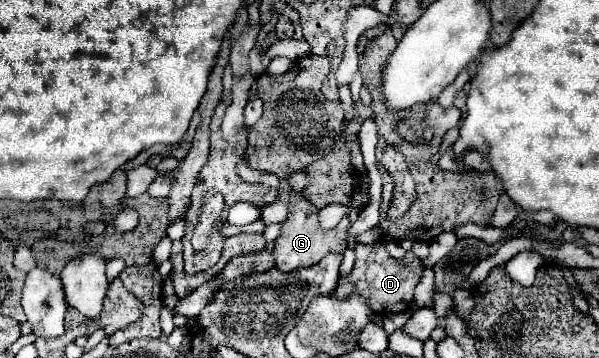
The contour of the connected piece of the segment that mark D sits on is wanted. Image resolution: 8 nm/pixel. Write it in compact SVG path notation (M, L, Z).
M382 243L356 245L354 253L354 269L346 277L340 277L334 297L344 299L352 293L360 293L368 301L370 309L380 315L400 313L400 311L408 309L412 303L412 297L414 297L414 289L422 277L422 267L420 267L418 259L414 255L408 255L404 261L392 259Z

